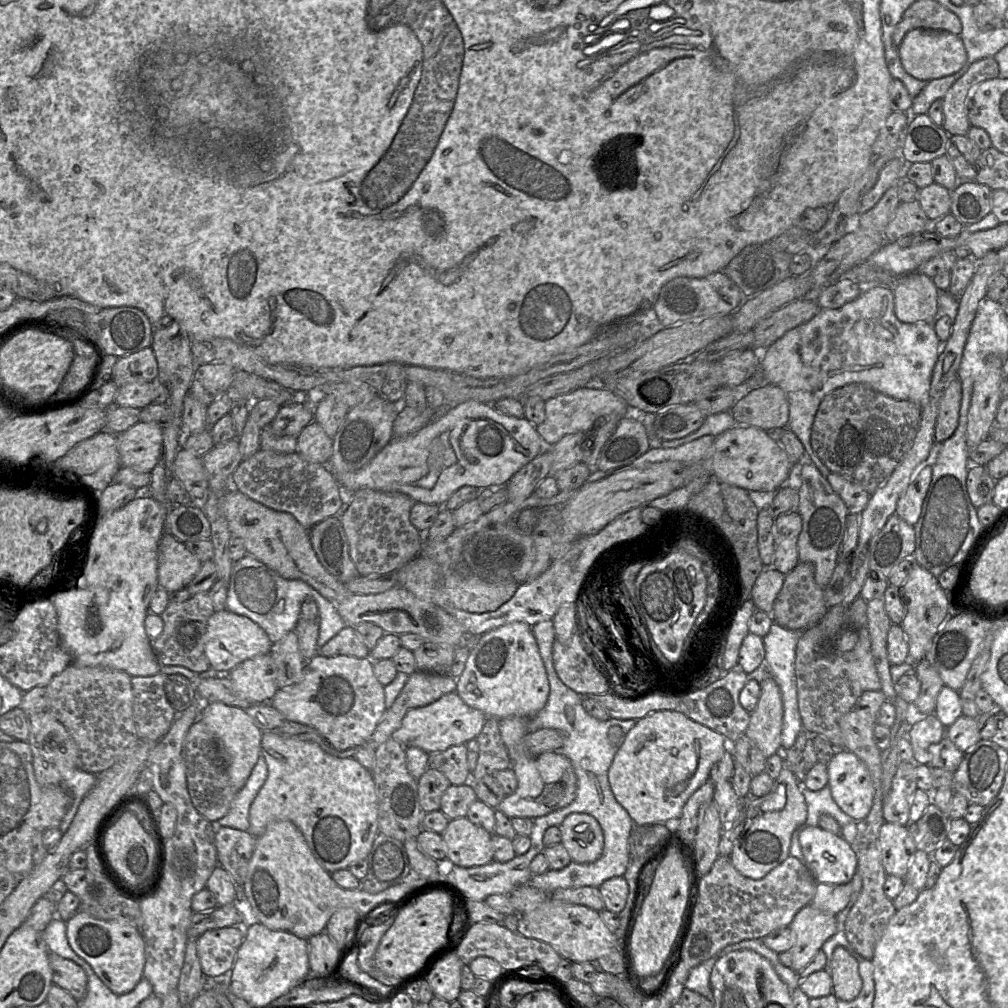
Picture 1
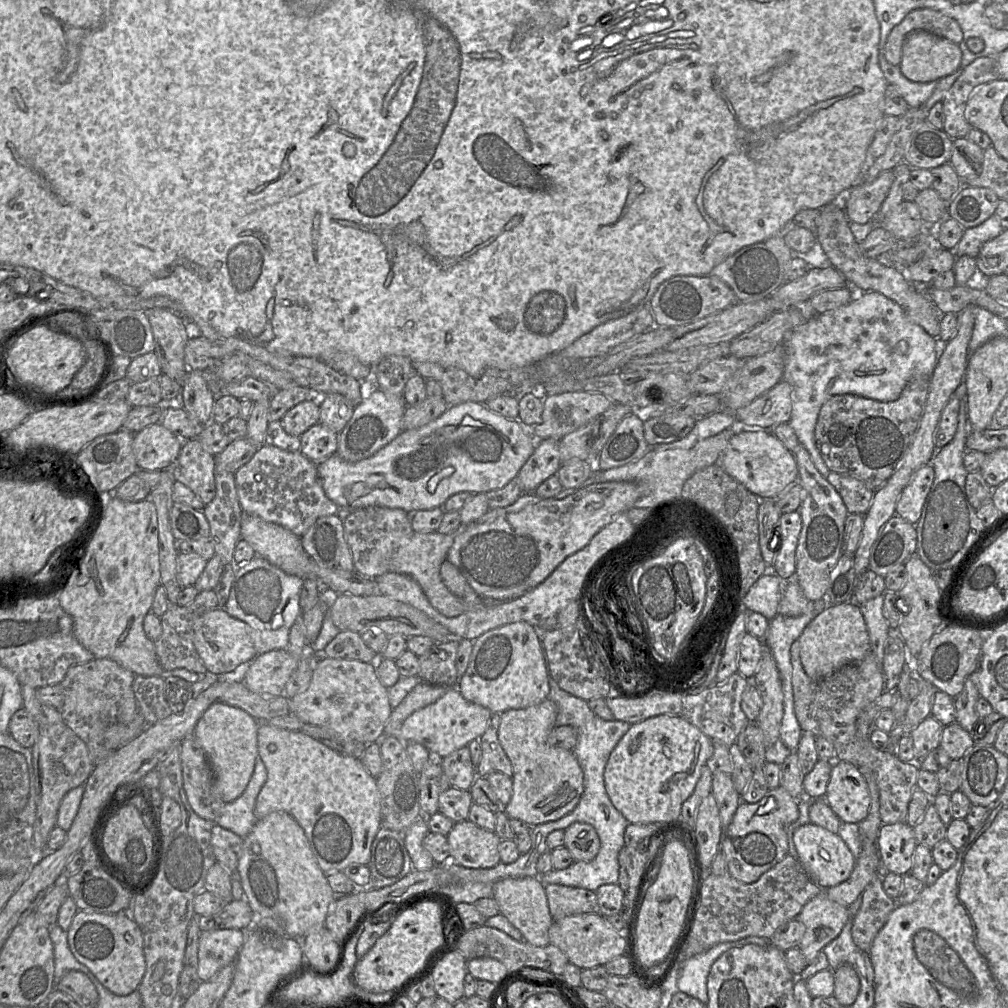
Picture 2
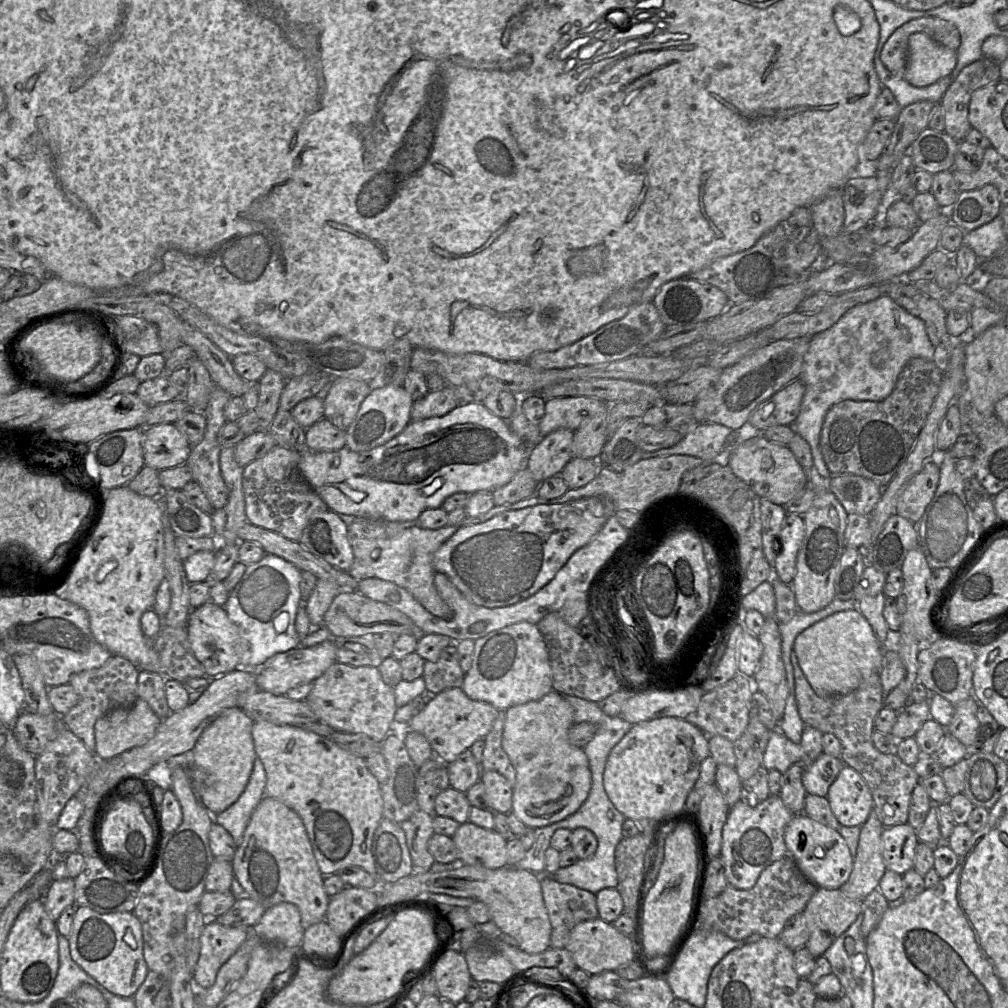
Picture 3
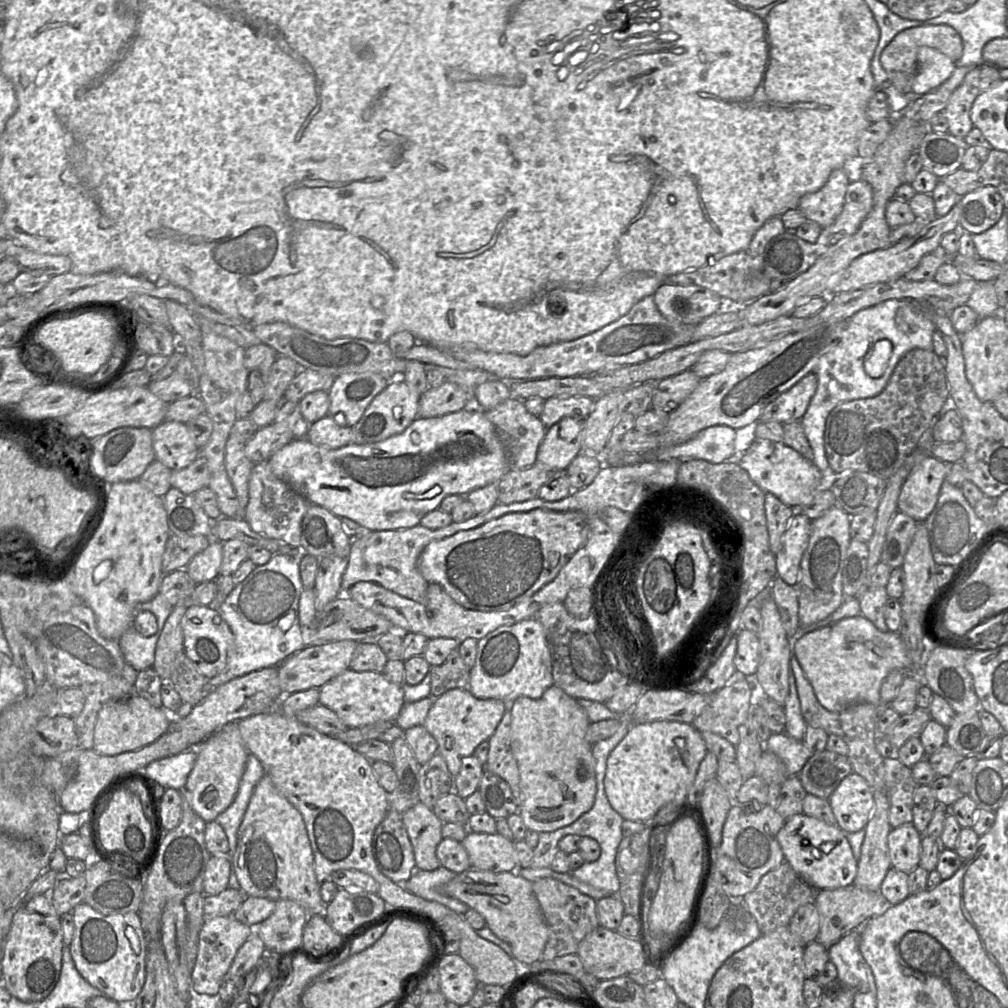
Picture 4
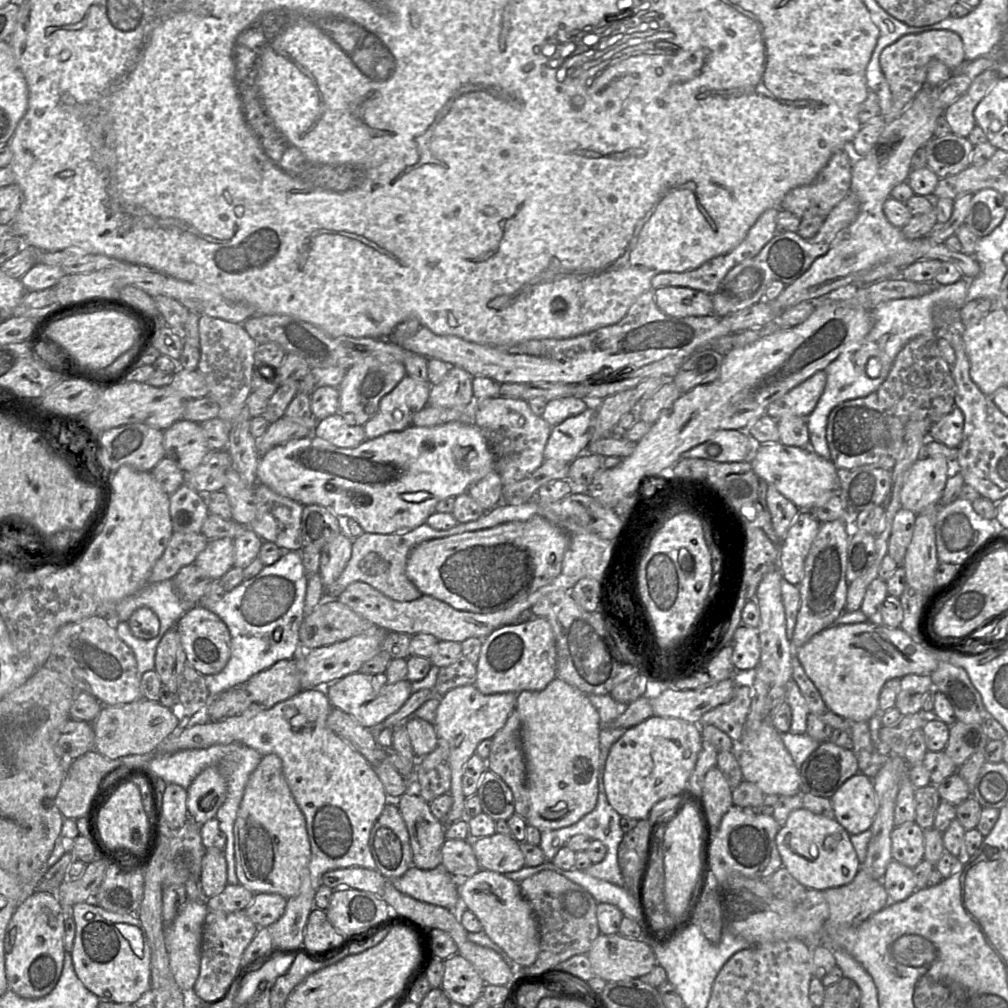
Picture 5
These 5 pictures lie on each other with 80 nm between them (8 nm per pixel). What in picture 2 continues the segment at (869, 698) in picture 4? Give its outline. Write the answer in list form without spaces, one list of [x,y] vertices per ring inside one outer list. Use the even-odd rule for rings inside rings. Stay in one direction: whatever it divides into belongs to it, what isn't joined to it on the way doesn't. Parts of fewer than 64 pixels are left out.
[[[854,601],[828,607],[820,612],[798,638],[803,669],[812,680],[822,679],[841,667],[863,659],[871,643],[860,606]]]

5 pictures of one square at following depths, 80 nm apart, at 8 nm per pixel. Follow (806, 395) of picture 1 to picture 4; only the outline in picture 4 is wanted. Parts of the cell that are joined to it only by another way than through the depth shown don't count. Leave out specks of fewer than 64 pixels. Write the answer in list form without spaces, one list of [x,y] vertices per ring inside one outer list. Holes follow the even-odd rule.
[[[886,300],[856,312],[846,321],[842,339],[819,359],[813,371],[817,376],[817,389],[800,420],[812,450],[812,463],[825,475],[825,483],[834,475],[838,475],[830,470],[824,448],[825,423],[829,413],[840,403],[872,398],[882,392],[897,363],[908,351],[916,348],[933,351],[932,335],[935,326],[920,310],[920,301]],[[882,339],[891,342],[891,356],[883,374],[878,378],[871,378],[864,370],[864,358],[871,347]]]

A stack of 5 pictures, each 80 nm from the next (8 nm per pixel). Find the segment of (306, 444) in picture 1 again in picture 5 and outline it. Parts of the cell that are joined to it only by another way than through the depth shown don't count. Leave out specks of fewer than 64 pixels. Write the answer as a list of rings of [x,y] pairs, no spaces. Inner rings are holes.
[[[338,412],[318,421],[313,436],[340,448],[354,448],[366,440],[364,428],[356,425],[354,415]]]

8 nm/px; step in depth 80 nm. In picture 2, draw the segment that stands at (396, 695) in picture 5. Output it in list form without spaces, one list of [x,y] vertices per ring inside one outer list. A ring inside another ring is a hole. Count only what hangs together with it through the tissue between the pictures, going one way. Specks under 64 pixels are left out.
[[[325,656],[314,662],[308,689],[289,698],[289,706],[291,714],[304,724],[328,728],[344,740],[365,744],[382,739],[393,710],[389,703],[388,688],[381,683],[375,663]]]

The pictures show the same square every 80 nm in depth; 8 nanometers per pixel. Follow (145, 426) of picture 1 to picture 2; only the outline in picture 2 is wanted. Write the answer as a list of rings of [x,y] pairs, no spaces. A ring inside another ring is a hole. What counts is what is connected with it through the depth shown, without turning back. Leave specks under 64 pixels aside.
[[[155,423],[134,434],[132,449],[139,469],[161,471],[175,464],[182,443],[163,425]]]

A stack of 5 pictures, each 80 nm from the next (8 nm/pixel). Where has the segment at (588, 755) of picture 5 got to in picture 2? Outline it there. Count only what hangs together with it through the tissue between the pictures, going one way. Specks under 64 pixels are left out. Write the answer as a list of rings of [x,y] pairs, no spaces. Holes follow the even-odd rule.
[[[546,698],[536,705],[501,715],[498,739],[513,771],[512,796],[502,810],[509,819],[519,819],[530,826],[556,821],[572,812],[584,790],[583,771],[573,751],[548,743],[548,736],[556,727],[556,704]]]

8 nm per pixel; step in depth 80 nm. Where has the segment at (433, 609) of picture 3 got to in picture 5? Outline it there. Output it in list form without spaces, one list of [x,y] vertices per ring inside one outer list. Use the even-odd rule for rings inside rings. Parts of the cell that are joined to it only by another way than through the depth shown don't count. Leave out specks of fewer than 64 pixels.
[[[426,522],[418,527],[392,534],[366,533],[353,539],[351,557],[341,575],[326,589],[326,599],[337,598],[351,583],[362,581],[385,596],[409,602],[422,596],[406,574],[406,563],[411,550],[418,544],[435,538],[449,537],[449,530],[435,530]]]

